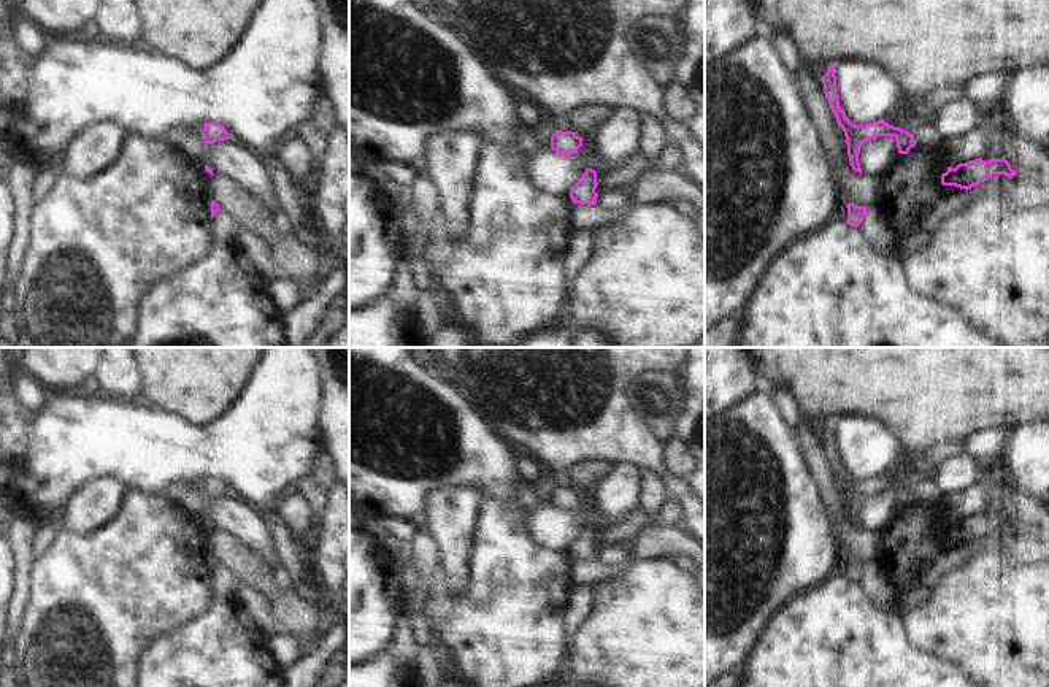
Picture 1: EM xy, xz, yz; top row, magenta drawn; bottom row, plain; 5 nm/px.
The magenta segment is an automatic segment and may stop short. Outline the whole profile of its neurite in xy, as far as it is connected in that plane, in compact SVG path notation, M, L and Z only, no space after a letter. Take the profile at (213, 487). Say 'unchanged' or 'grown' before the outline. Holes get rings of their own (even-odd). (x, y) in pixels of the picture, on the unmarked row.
unchanged; M205 478L202 490L208 500L213 500L216 497L225 497L229 493L225 482L219 478Z

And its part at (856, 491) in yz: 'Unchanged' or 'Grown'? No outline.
Unchanged.

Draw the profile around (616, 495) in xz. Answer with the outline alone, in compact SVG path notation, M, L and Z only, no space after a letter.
M616 463L614 468L582 495L592 508L598 528L619 524L640 506L641 478L636 466Z

